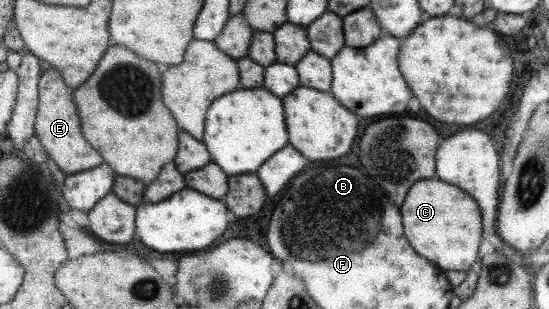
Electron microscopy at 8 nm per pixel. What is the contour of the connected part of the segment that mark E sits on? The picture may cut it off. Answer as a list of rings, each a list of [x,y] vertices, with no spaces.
[[[51,67],[42,74],[40,81],[40,106],[36,121],[36,134],[44,148],[57,163],[64,175],[81,173],[99,166],[101,157],[97,148],[84,136],[80,107],[74,96],[75,89],[70,88],[64,75],[57,68]]]

